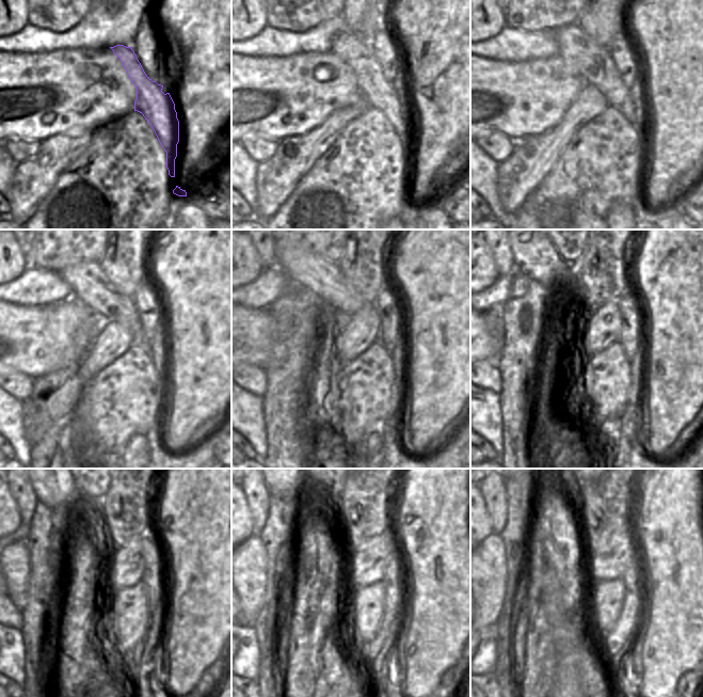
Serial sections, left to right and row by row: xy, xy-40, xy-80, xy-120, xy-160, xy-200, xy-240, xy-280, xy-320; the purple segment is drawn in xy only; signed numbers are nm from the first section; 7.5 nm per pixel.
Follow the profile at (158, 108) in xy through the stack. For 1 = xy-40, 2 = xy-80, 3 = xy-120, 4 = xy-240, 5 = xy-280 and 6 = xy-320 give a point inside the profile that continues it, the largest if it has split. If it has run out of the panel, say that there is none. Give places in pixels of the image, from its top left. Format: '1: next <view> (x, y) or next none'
1: next xy-40 (357, 53)
2: next xy-80 (591, 61)
3: next xy-120 (90, 284)
4: next xy-240 (54, 490)
5: next xy-280 (301, 490)
6: next xy-320 (533, 490)

